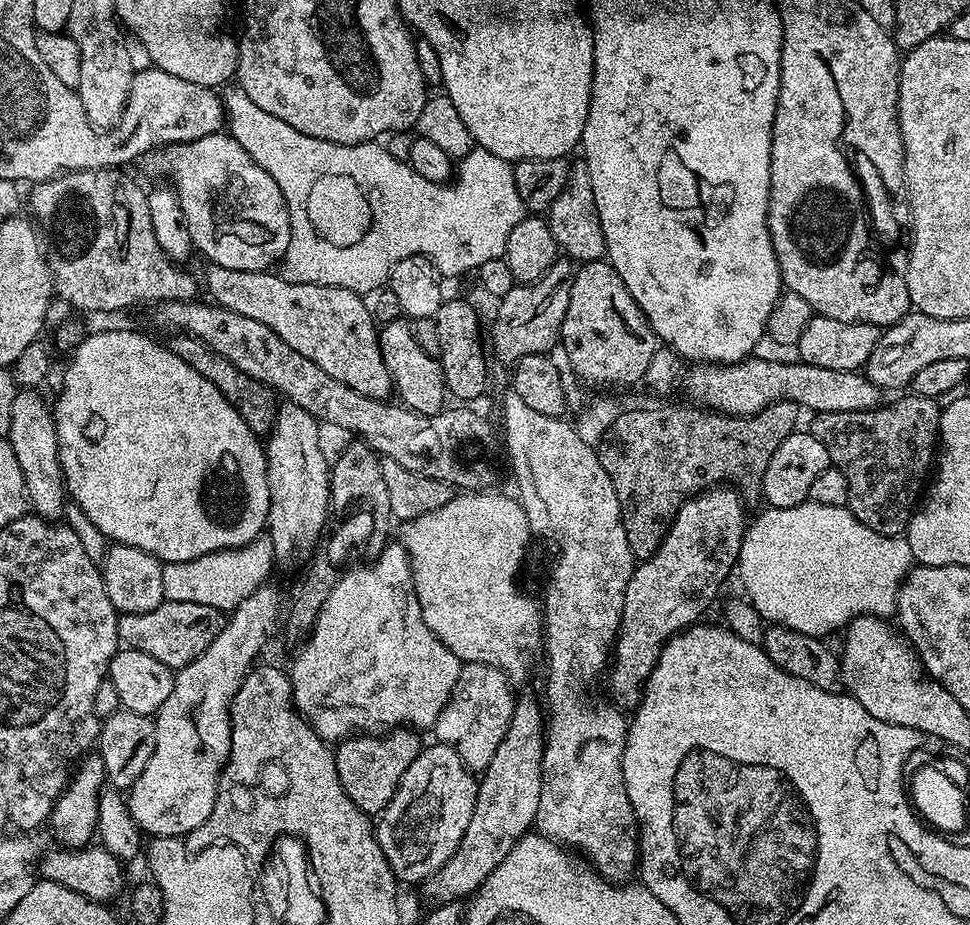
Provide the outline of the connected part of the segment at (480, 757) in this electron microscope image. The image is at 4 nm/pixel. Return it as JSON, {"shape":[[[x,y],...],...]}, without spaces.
{"shape":[[[482,662],[461,663],[458,682],[446,706],[442,706],[436,716],[435,739],[456,751],[472,773],[483,773],[484,768],[490,766],[490,758],[494,758],[494,750],[498,750],[502,738],[506,738],[515,705],[513,685],[503,670]]]}

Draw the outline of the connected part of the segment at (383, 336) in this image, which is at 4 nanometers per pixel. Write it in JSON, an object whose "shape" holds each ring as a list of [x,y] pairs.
{"shape":[[[404,318],[399,319],[379,329],[379,349],[382,350],[383,364],[391,375],[395,391],[401,396],[401,403],[421,416],[433,416],[443,411],[446,404],[444,372],[439,361],[420,346],[409,326],[411,323]]]}

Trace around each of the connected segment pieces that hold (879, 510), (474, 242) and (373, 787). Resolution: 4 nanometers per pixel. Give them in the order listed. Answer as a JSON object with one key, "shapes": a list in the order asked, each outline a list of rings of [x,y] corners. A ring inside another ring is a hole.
{"shapes":[[[[904,395],[908,396],[894,401],[893,404],[881,403],[879,408],[849,412],[817,412],[811,417],[812,436],[818,438],[822,446],[826,446],[826,454],[830,454],[832,459],[831,467],[842,470],[842,474],[846,474],[846,482],[850,482],[847,508],[856,515],[858,522],[870,526],[870,530],[883,536],[898,536],[907,529],[912,513],[921,499],[922,489],[929,479],[930,469],[934,464],[934,453],[938,448],[942,409],[931,396]]],[[[238,86],[229,87],[228,90],[229,92],[225,91],[222,96],[224,110],[228,115],[227,131],[240,143],[242,150],[246,150],[246,154],[250,154],[250,158],[254,158],[254,162],[258,162],[258,166],[262,166],[262,170],[266,170],[266,174],[270,174],[274,178],[274,182],[278,182],[278,190],[282,190],[282,198],[288,207],[290,246],[284,251],[282,263],[278,268],[279,275],[283,276],[287,284],[317,284],[318,286],[345,288],[351,292],[369,294],[368,292],[374,291],[375,288],[383,289],[387,285],[388,275],[391,274],[394,266],[404,258],[411,256],[425,256],[432,261],[437,273],[444,278],[460,276],[463,272],[475,273],[482,266],[482,262],[490,262],[503,257],[506,242],[510,238],[510,230],[514,230],[514,226],[518,226],[518,222],[526,215],[522,198],[518,198],[518,186],[514,186],[513,161],[498,158],[498,154],[490,154],[490,150],[473,146],[466,155],[458,160],[458,167],[454,172],[455,179],[447,184],[426,182],[426,178],[418,175],[407,162],[394,159],[387,152],[383,143],[335,144],[318,138],[310,138],[310,134],[302,134],[298,130],[294,130],[294,126],[286,126],[286,122],[282,122],[282,118],[274,118],[274,114],[266,114],[266,110],[262,110],[262,106],[254,106],[254,102],[250,102],[250,98],[246,98],[246,94]]],[[[401,726],[395,730],[389,730],[383,734],[353,734],[337,743],[334,748],[336,758],[336,769],[338,778],[342,782],[342,790],[363,812],[369,814],[383,813],[384,807],[394,798],[398,790],[398,782],[402,782],[402,774],[410,767],[410,762],[418,758],[422,741],[421,733],[408,726]]]]}

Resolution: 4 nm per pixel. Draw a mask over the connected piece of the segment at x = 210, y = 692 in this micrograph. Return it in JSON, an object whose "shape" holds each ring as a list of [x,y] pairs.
{"shape":[[[262,586],[254,590],[244,601],[231,609],[232,621],[225,623],[220,629],[218,638],[206,646],[206,650],[194,662],[179,669],[175,673],[176,685],[170,690],[170,698],[162,702],[160,711],[155,713],[156,733],[154,734],[154,754],[150,754],[150,762],[146,762],[146,770],[138,774],[138,782],[127,789],[126,803],[132,821],[141,833],[149,837],[178,836],[187,837],[206,818],[210,818],[210,810],[214,810],[216,787],[220,781],[220,772],[230,754],[232,745],[232,699],[240,683],[244,681],[253,667],[256,655],[264,648],[268,635],[282,620],[282,604],[280,608],[280,592],[276,588]]]}

